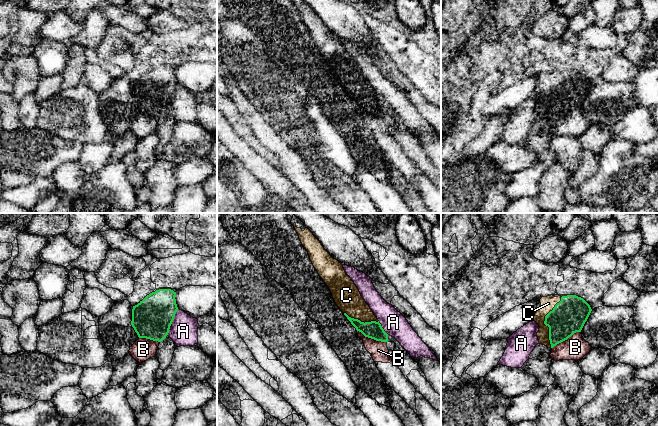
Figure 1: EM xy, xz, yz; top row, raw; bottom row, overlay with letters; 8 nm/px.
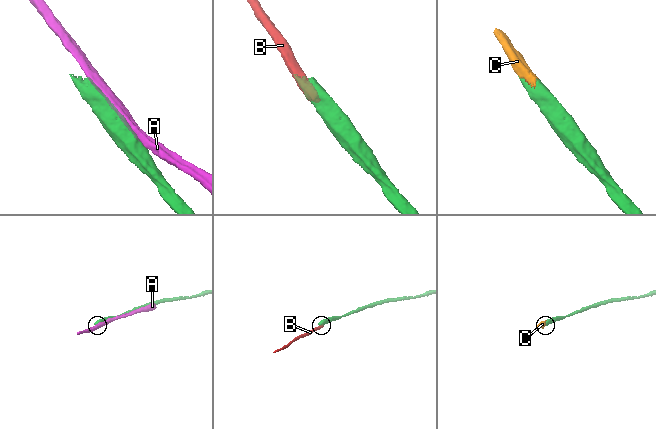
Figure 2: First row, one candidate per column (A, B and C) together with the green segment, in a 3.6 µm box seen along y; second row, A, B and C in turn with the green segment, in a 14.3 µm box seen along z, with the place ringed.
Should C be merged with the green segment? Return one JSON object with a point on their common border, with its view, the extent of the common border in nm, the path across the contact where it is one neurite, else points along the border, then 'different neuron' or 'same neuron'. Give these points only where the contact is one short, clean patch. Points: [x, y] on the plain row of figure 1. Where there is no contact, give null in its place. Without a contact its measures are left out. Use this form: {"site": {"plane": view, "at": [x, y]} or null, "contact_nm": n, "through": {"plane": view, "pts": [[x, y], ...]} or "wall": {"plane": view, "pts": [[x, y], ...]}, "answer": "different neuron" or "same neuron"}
{"site": {"plane": "yz", "at": [544, 98]}, "contact_nm": 420, "answer": "same neuron"}

